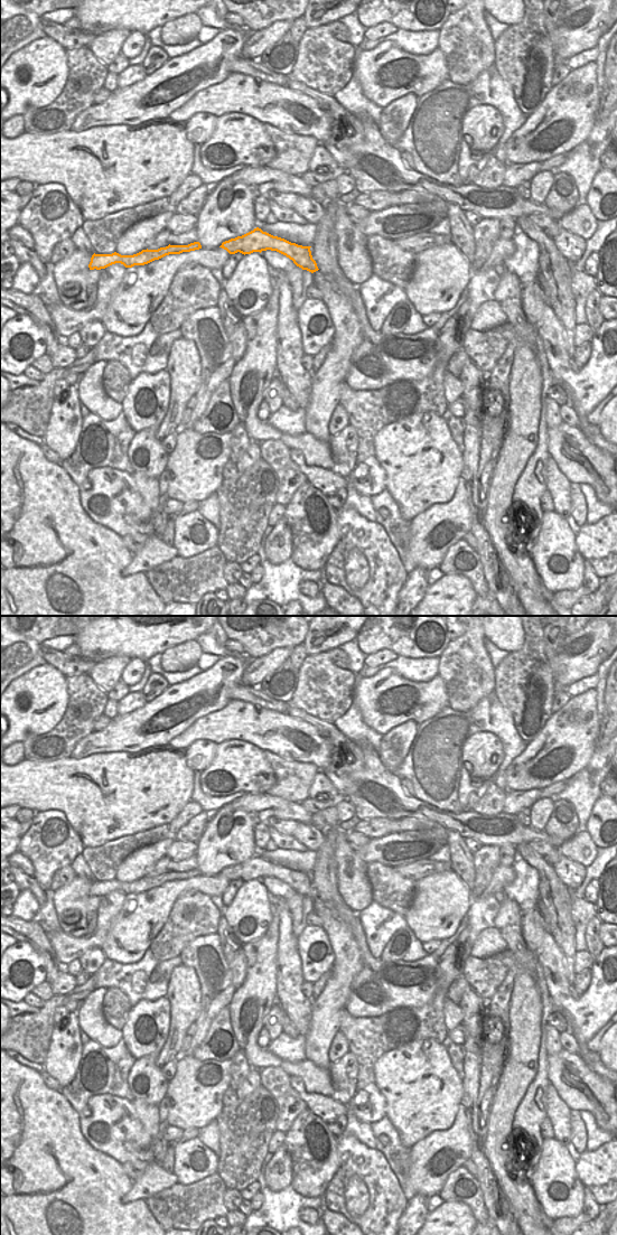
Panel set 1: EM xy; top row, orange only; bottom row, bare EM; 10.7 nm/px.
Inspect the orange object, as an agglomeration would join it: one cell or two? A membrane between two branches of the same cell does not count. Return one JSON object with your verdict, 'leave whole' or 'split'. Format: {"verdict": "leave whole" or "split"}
{"verdict": "leave whole"}

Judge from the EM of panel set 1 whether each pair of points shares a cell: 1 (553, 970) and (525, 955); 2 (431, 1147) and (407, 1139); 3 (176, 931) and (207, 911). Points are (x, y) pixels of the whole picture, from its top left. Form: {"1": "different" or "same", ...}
{"1": "different", "2": "different", "3": "same"}

